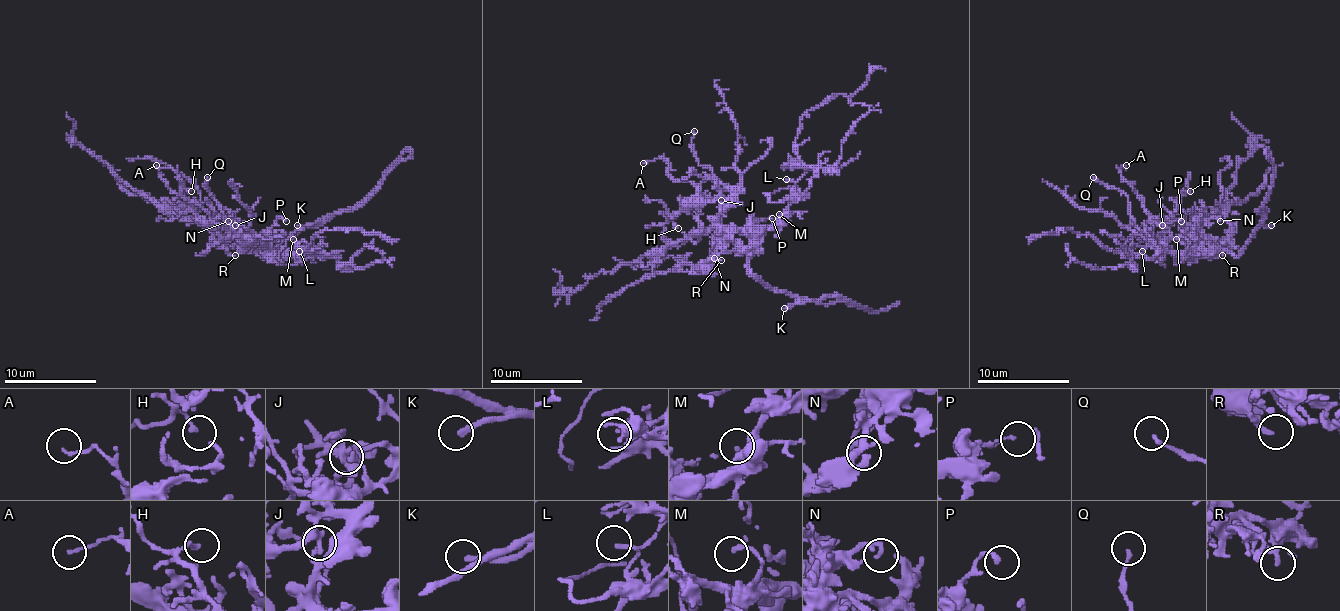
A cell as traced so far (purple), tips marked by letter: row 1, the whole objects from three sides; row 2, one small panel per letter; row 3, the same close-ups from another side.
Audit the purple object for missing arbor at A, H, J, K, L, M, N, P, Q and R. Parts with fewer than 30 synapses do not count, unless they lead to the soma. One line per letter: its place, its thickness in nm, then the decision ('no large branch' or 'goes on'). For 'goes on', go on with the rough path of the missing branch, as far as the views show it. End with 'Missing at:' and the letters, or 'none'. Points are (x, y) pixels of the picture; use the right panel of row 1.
A: (1126, 165) | 130 nm | no large branch
H: (1190, 191) | 120 nm | no large branch
J: (1162, 225) | 170 nm | no large branch
K: (1271, 225) | 240 nm | goes on | (1271, 225), (1276, 225), (1306, 195), (1317, 158), (1326, 149), (1322, 145)
L: (1142, 251) | 130 nm | no large branch
M: (1176, 239) | 190 nm | no large branch
N: (1220, 221) | 190 nm | no large branch
P: (1181, 221) | 150 nm | no large branch
Q: (1093, 177) | 140 nm | no large branch
R: (1222, 255) | 200 nm | no large branch
Missing at: K

